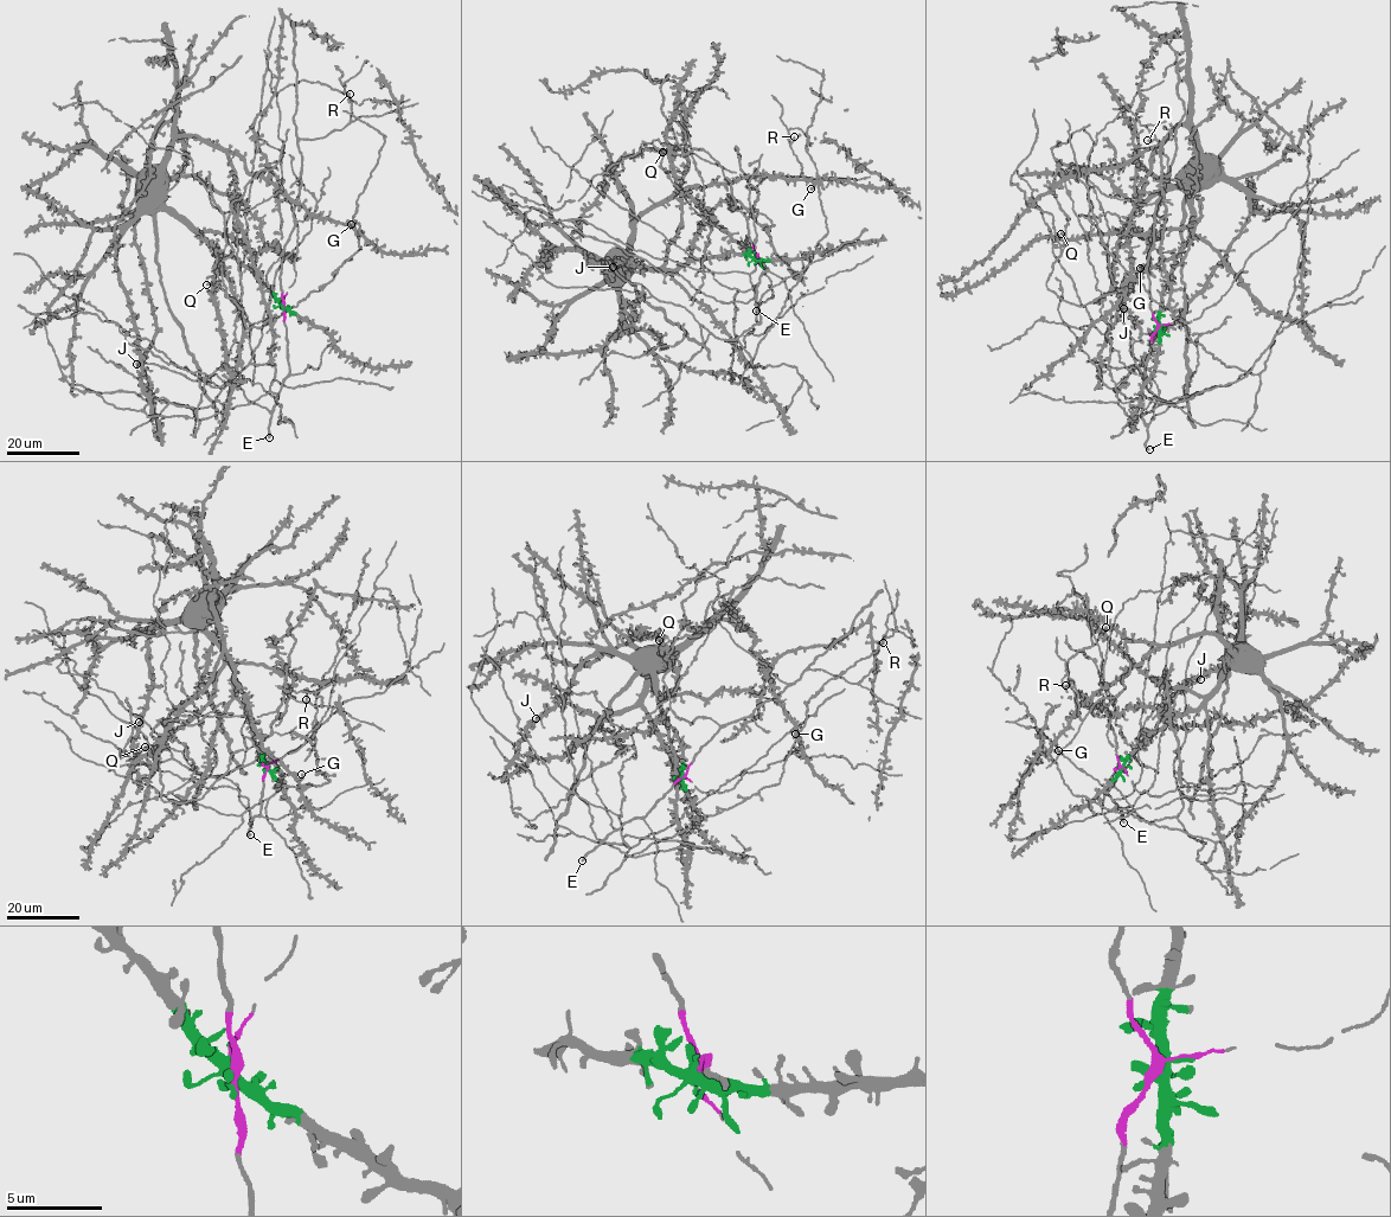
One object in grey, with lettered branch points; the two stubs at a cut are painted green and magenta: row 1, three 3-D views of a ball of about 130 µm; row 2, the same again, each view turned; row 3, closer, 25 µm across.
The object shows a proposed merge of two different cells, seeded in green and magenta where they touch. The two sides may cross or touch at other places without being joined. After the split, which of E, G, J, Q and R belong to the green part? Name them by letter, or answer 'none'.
G, J, Q

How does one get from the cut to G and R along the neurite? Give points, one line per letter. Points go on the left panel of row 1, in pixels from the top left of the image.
G: (282, 305), (166, 204), (167, 146), (185, 134), (205, 139), (309, 211), (351, 224)
R: (282, 305), (282, 254), (301, 183), (297, 141), (343, 129), (351, 114), (348, 94)

